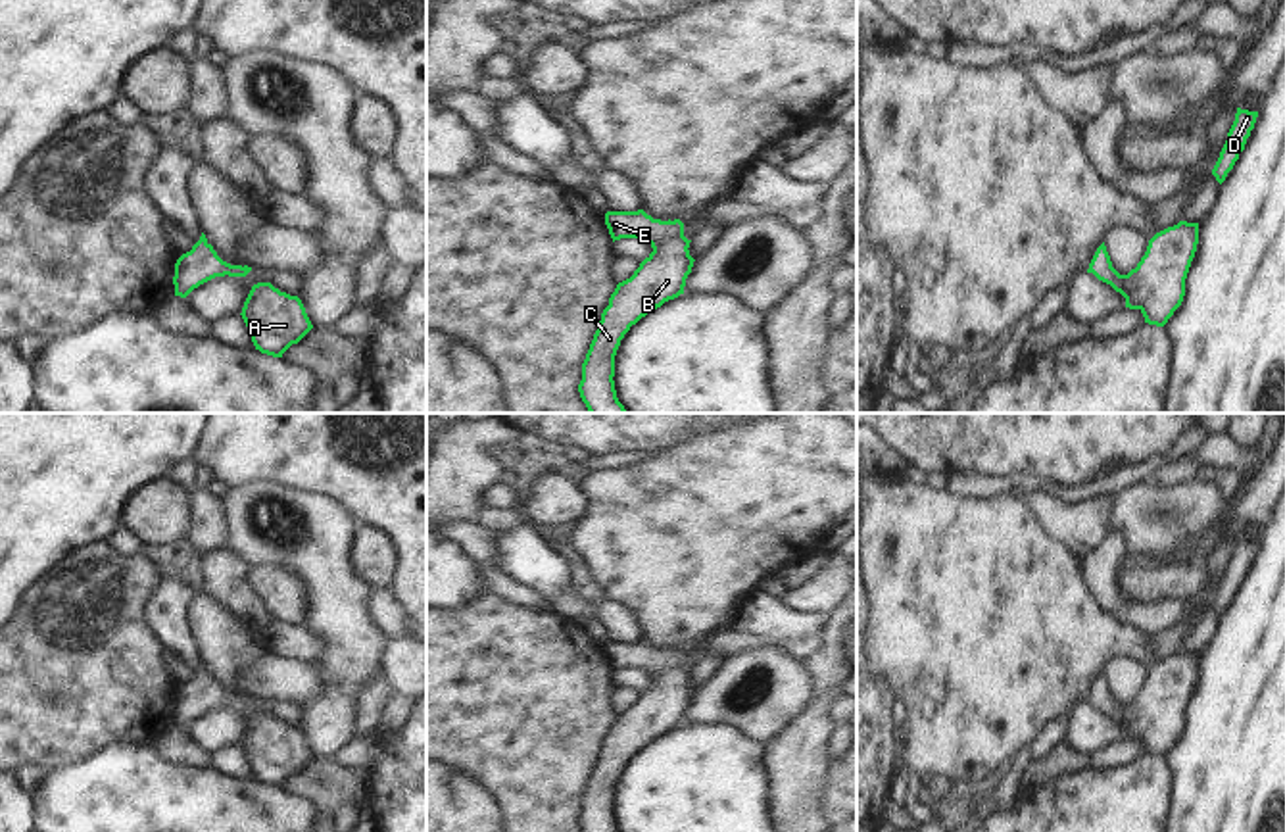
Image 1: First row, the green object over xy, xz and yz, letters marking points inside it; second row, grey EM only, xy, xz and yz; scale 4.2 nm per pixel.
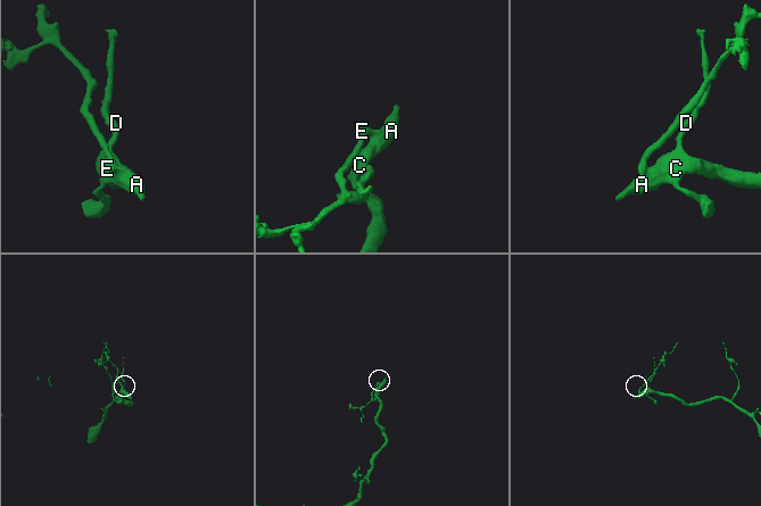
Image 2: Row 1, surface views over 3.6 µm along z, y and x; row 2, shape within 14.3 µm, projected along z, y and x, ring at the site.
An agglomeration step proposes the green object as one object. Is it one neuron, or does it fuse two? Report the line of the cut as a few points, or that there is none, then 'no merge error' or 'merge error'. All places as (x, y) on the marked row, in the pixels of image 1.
cut none; no merge error

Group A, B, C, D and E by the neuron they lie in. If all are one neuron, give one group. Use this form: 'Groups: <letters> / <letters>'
Groups: A B C D E

